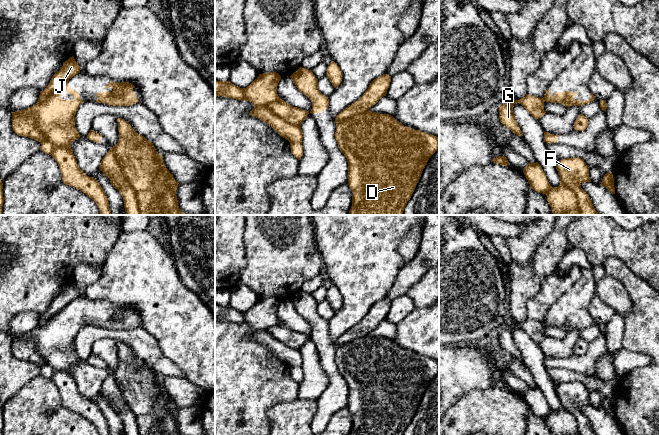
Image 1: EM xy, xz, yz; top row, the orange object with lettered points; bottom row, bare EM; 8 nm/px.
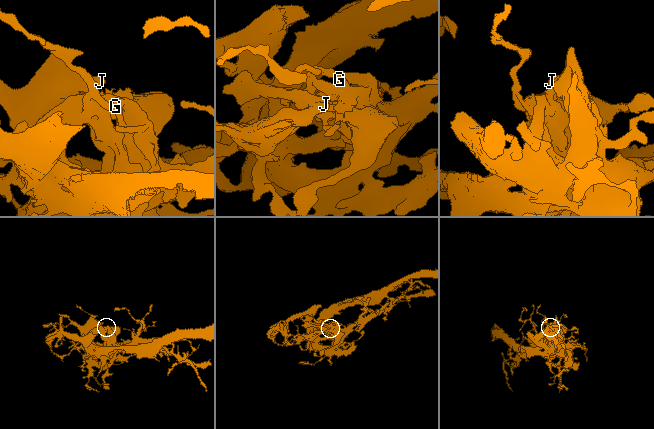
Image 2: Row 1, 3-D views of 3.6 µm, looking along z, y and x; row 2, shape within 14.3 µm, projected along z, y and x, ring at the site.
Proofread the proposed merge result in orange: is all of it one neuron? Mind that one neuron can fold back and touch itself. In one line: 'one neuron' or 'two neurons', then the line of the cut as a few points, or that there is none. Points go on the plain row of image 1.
one neuron | no cut

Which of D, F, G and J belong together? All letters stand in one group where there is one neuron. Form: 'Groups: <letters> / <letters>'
Groups: D F G J

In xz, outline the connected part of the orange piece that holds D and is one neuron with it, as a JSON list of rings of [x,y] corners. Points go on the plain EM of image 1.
[[[388,298],[374,303],[365,317],[335,342],[336,366],[348,384],[348,409],[353,417],[350,435],[404,435],[429,382],[439,373],[438,361],[406,351],[389,338],[378,338],[369,334],[386,320],[390,306],[391,300]]]

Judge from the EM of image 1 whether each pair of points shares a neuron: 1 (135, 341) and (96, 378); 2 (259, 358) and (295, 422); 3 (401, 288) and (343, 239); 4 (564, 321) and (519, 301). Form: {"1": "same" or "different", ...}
{"1": "different", "2": "same", "3": "different", "4": "different"}

